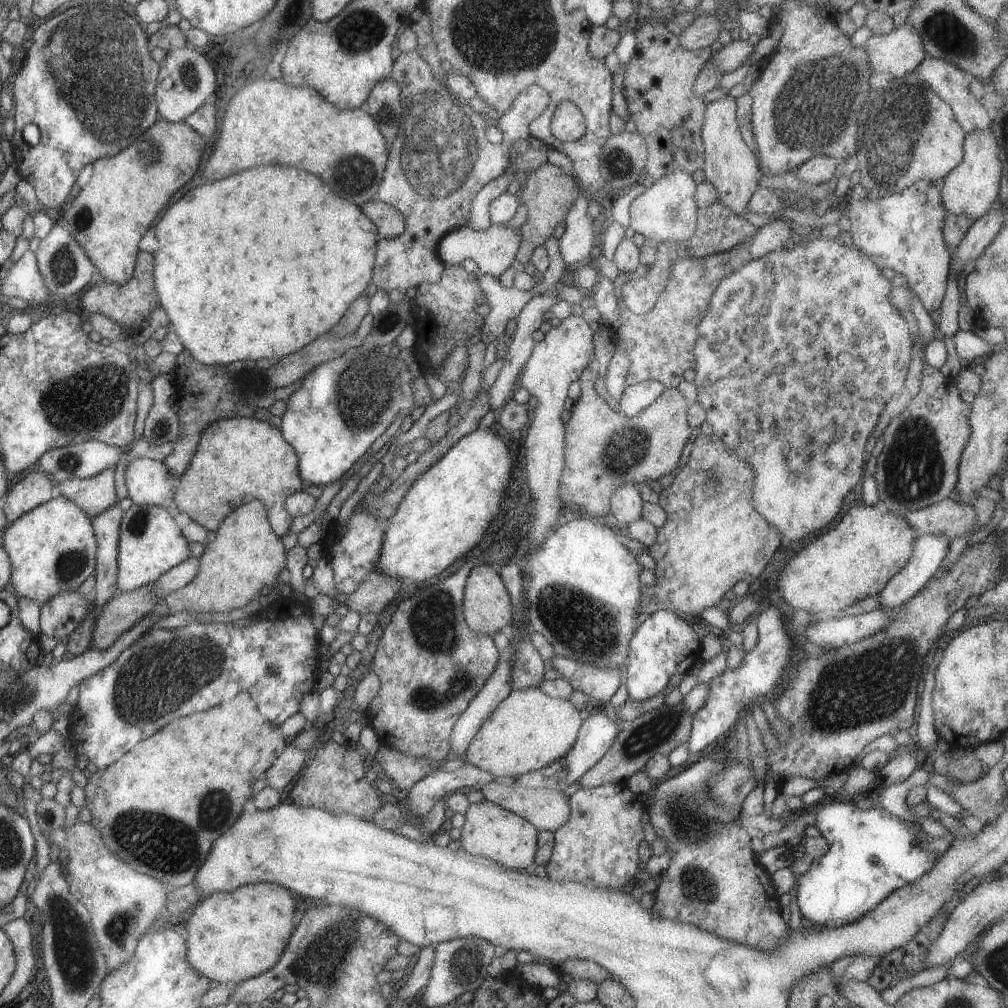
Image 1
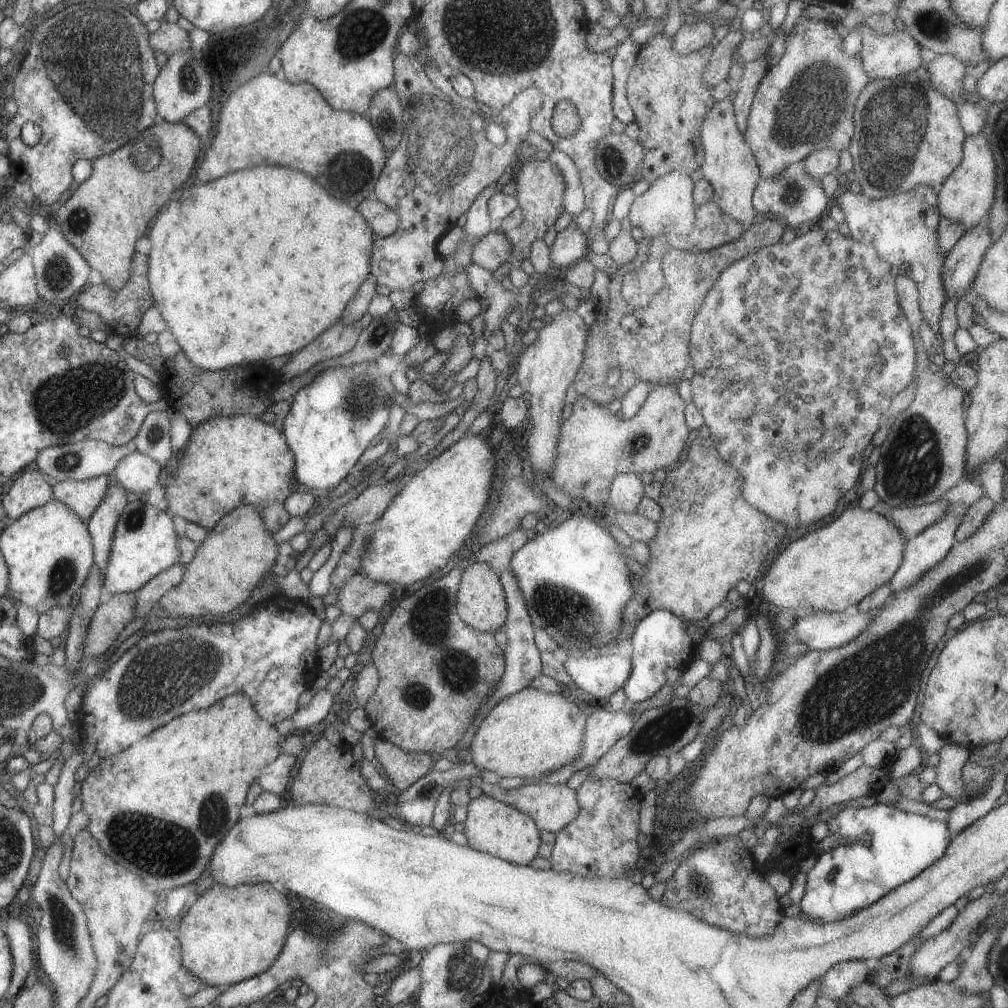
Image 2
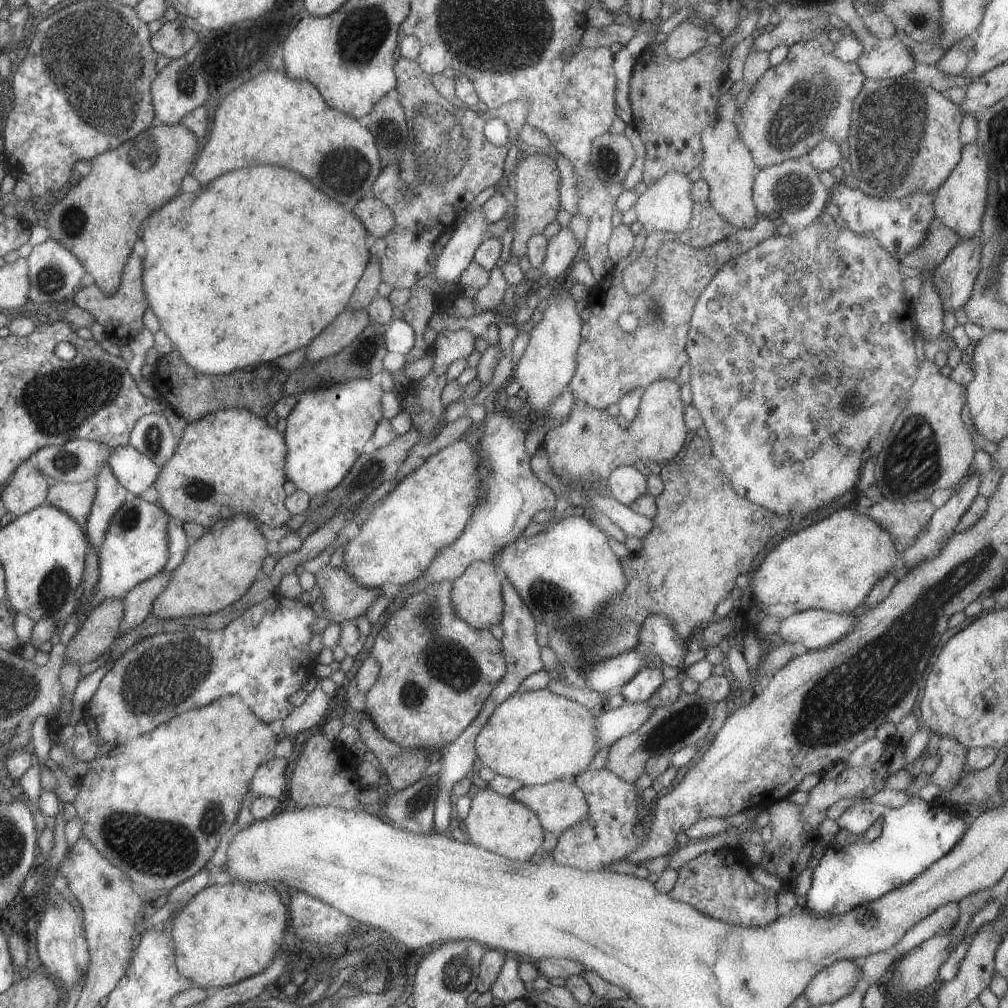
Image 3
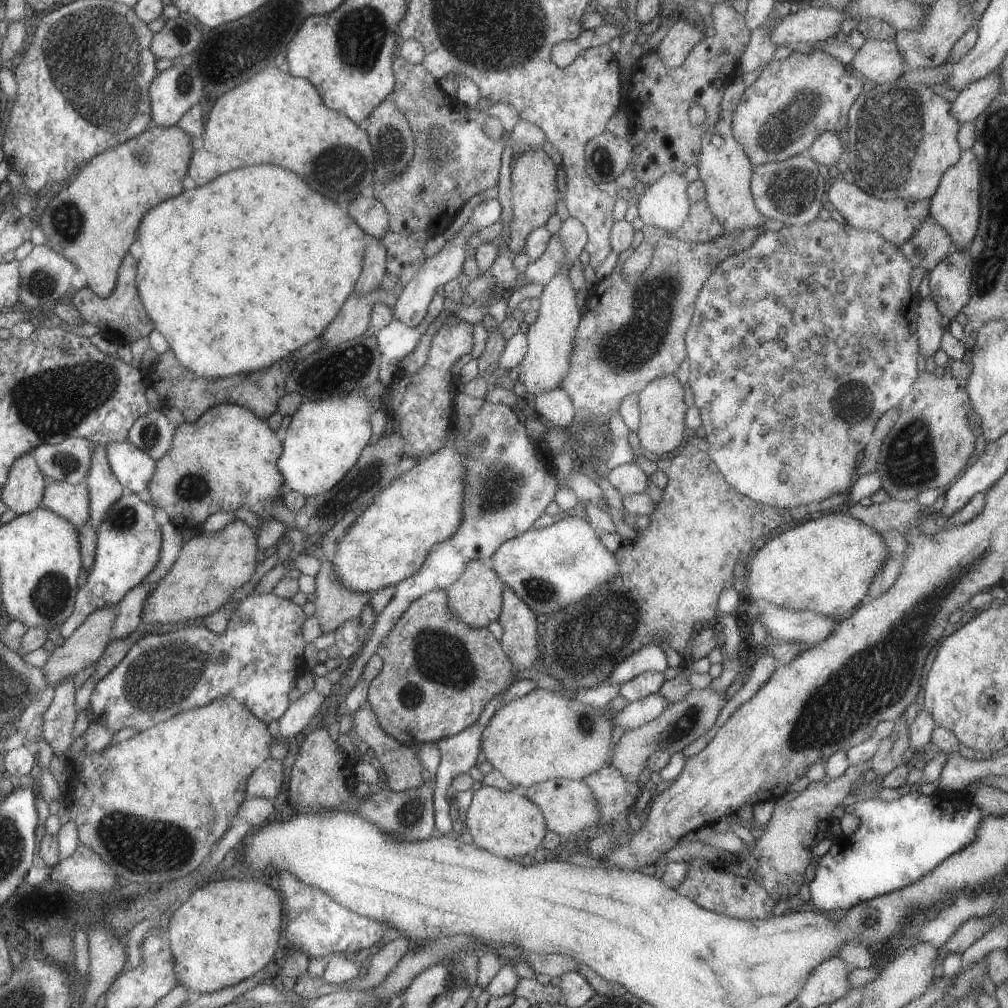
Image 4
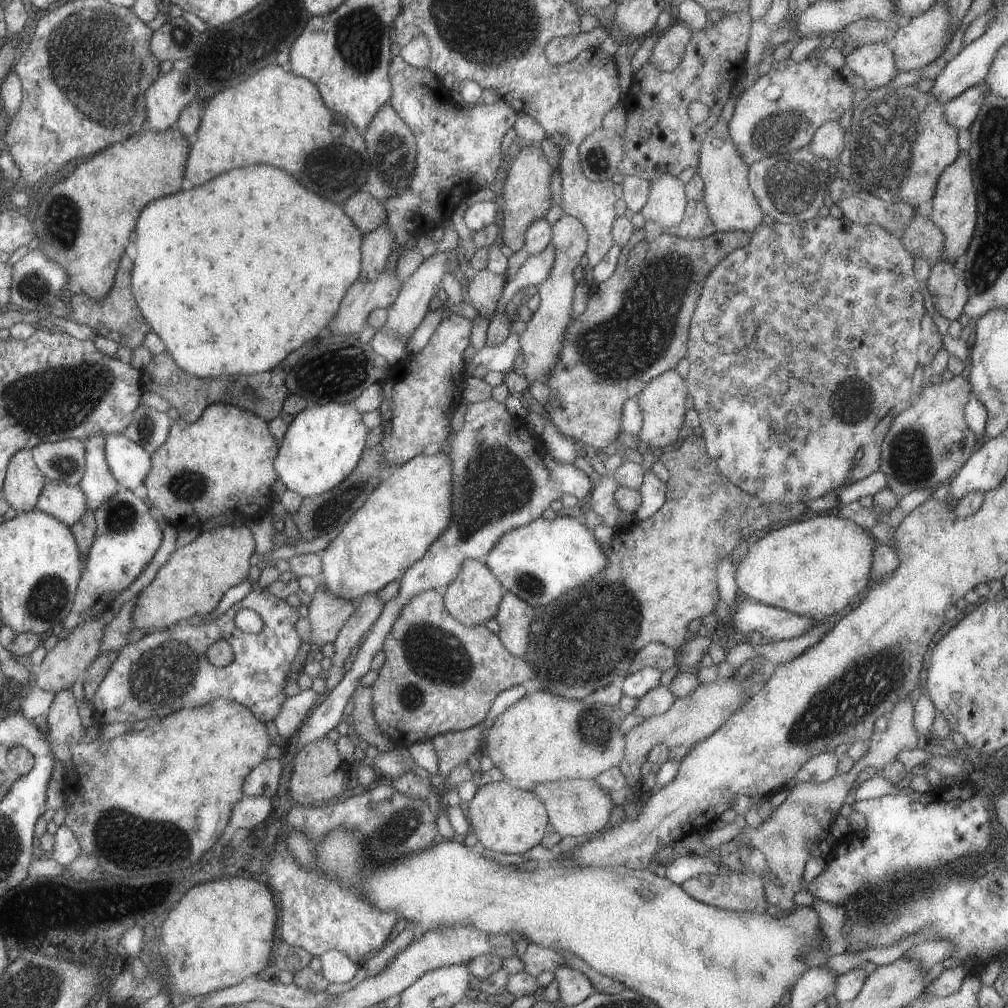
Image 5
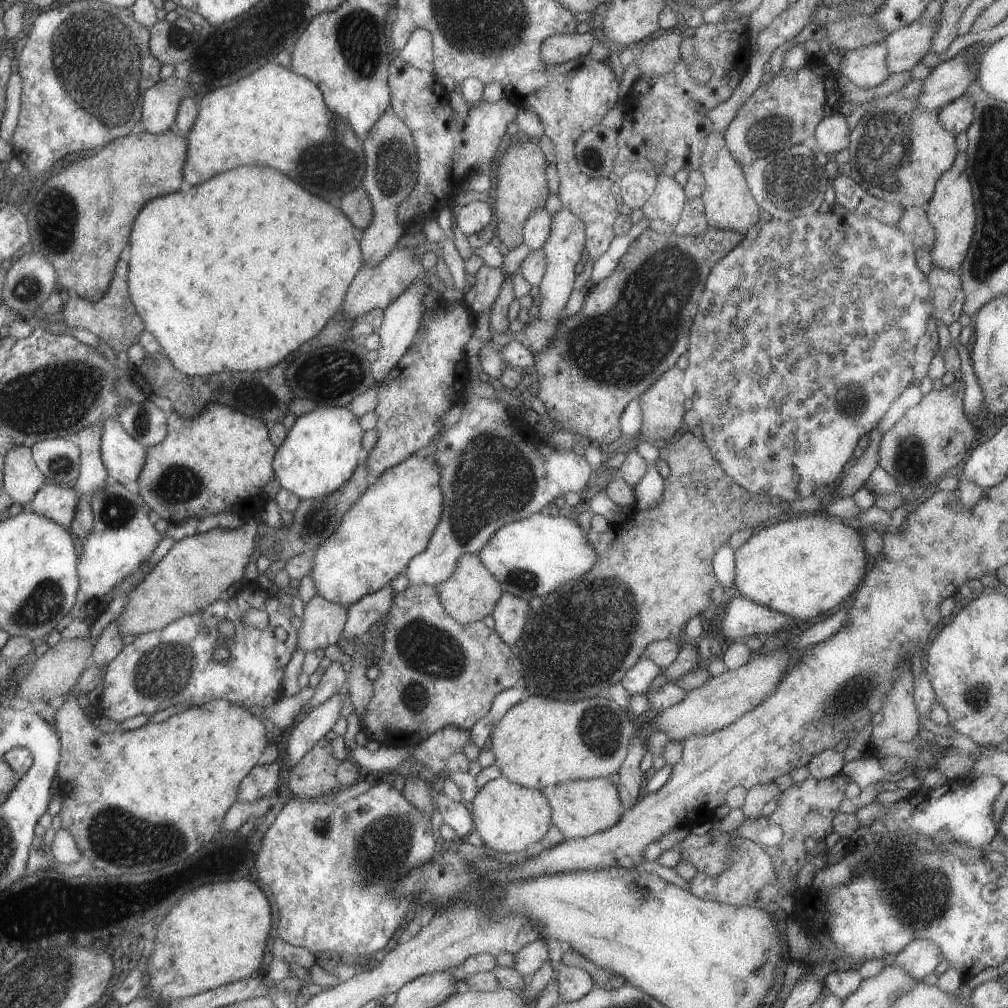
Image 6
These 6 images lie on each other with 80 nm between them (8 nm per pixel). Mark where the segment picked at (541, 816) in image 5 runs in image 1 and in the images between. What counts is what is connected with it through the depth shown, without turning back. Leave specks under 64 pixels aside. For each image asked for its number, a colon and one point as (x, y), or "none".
1: (489, 831)
2: (491, 827)
3: (497, 823)
4: (504, 823)

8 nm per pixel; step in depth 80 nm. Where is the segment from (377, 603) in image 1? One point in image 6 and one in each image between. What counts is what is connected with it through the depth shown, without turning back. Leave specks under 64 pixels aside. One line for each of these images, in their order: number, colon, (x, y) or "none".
2: (357, 595)
3: (345, 599)
4: (334, 604)
5: (326, 613)
6: (322, 621)

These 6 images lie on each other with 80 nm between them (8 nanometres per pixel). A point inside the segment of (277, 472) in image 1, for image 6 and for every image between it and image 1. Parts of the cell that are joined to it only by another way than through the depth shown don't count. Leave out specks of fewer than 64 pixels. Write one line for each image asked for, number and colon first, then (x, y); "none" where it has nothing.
2: (229, 461)
3: (230, 461)
4: (226, 459)
5: (223, 462)
6: (213, 463)

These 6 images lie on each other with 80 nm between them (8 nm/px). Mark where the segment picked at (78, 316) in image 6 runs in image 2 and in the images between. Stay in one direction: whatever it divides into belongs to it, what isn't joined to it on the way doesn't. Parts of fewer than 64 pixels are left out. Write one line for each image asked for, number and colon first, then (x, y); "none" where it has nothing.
2: (121, 310)
3: (120, 314)
4: (120, 315)
5: (116, 316)

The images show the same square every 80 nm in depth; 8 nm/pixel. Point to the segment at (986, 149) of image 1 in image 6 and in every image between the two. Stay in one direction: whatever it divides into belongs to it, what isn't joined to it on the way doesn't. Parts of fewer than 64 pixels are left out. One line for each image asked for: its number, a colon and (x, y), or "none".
2: (966, 195)
3: (959, 203)
4: (955, 205)
5: (953, 211)
6: (950, 211)

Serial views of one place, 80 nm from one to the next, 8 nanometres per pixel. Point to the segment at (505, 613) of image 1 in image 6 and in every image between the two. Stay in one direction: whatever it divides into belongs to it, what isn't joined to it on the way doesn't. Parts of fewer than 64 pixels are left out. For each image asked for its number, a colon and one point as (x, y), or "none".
2: (480, 603)
3: (476, 595)
4: (475, 598)
5: (473, 596)
6: (470, 593)

